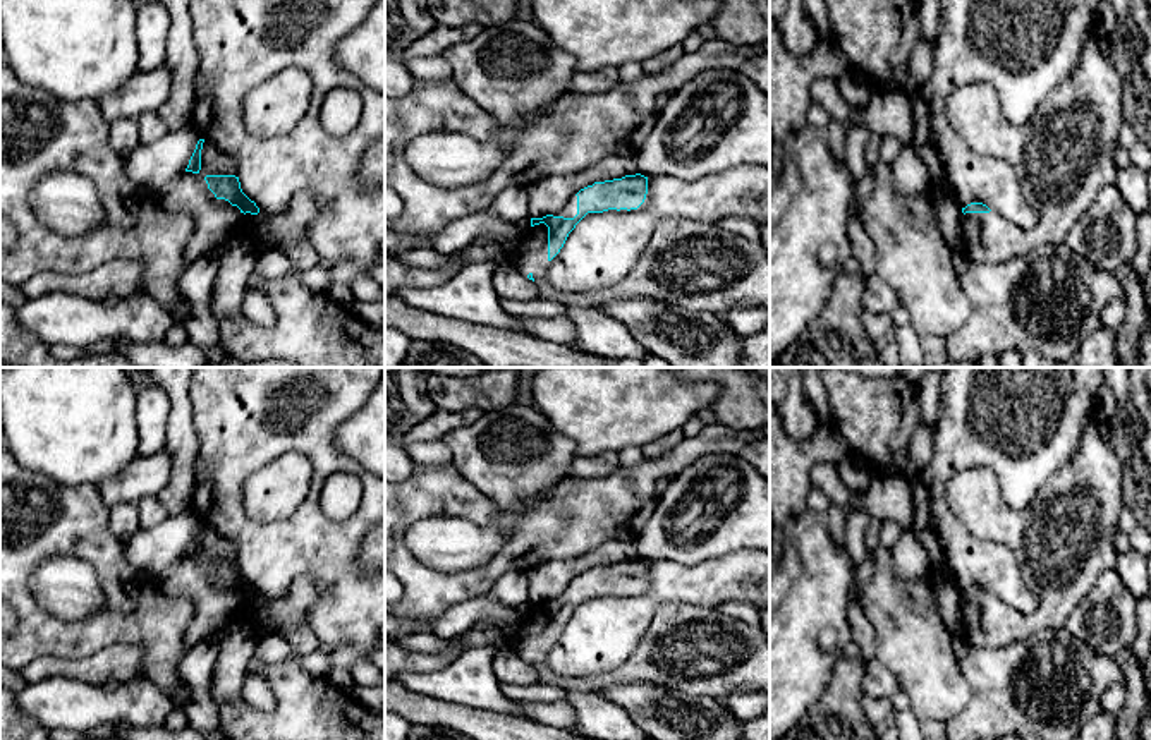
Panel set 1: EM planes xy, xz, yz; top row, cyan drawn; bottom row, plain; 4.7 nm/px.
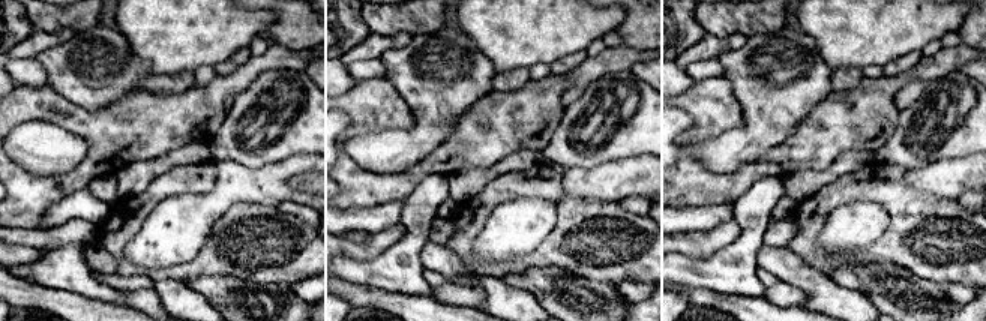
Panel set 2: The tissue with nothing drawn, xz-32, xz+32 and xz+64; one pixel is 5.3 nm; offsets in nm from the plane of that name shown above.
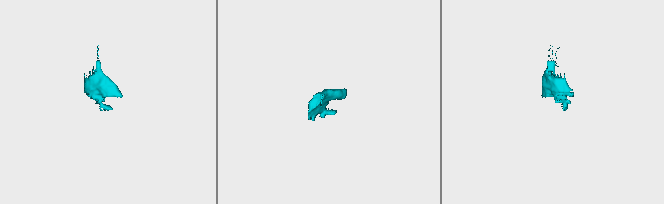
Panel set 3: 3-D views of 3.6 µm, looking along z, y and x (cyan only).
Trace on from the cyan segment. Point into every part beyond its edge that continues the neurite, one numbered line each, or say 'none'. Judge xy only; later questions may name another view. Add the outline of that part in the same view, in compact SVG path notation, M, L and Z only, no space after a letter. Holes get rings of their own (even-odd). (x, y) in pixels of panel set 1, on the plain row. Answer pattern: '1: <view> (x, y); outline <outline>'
1: xy (248, 605); outline M246 597L246 599L242 601L242 604L241 604L241 611L239 611L239 615L237 615L237 620L249 623L247 618L246 618L246 613L247 613L247 611L258 611L258 610L259 610L258 599Z

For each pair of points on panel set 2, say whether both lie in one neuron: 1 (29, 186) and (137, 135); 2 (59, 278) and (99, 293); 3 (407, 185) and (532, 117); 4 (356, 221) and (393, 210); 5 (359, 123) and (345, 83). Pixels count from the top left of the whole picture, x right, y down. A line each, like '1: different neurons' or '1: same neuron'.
1: same neuron
2: same neuron
3: same neuron
4: same neuron
5: different neurons

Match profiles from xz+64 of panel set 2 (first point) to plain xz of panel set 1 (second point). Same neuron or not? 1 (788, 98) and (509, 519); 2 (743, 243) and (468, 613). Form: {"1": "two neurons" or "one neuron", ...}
{"1": "two neurons", "2": "two neurons"}

